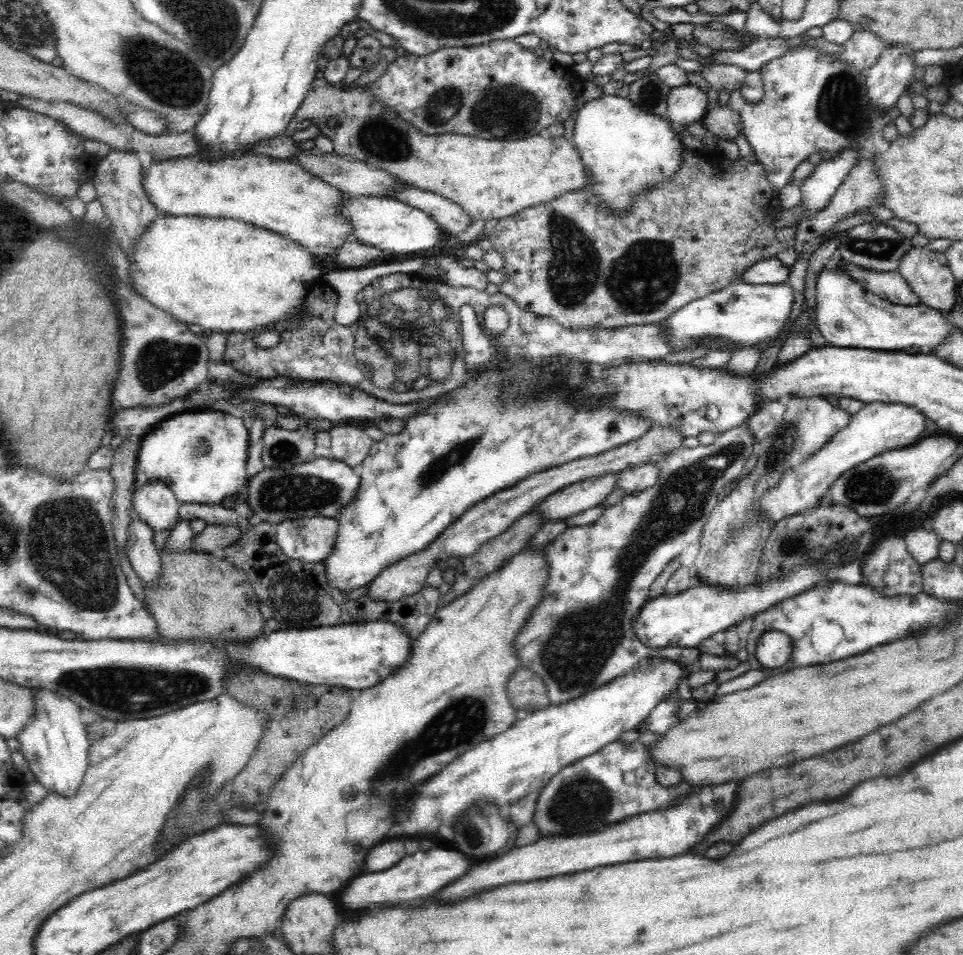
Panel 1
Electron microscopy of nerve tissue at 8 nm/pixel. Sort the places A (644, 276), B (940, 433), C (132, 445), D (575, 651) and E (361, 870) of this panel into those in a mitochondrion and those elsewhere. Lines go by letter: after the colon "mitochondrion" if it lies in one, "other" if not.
A: mitochondrion
B: other
C: other
D: mitochondrion
E: other

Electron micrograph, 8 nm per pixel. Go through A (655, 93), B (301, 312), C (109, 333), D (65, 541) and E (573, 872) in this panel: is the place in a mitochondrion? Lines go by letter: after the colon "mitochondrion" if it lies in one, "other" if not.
A: mitochondrion
B: other
C: other
D: mitochondrion
E: other

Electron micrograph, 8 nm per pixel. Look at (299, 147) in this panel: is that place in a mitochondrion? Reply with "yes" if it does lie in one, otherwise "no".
no

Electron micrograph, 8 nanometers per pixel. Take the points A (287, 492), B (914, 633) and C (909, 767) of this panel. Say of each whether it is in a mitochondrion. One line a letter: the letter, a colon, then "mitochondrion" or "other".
A: mitochondrion
B: other
C: other

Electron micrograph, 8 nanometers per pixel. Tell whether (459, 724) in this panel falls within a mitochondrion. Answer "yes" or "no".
yes

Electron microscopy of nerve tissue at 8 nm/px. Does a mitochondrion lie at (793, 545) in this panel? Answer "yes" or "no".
yes

